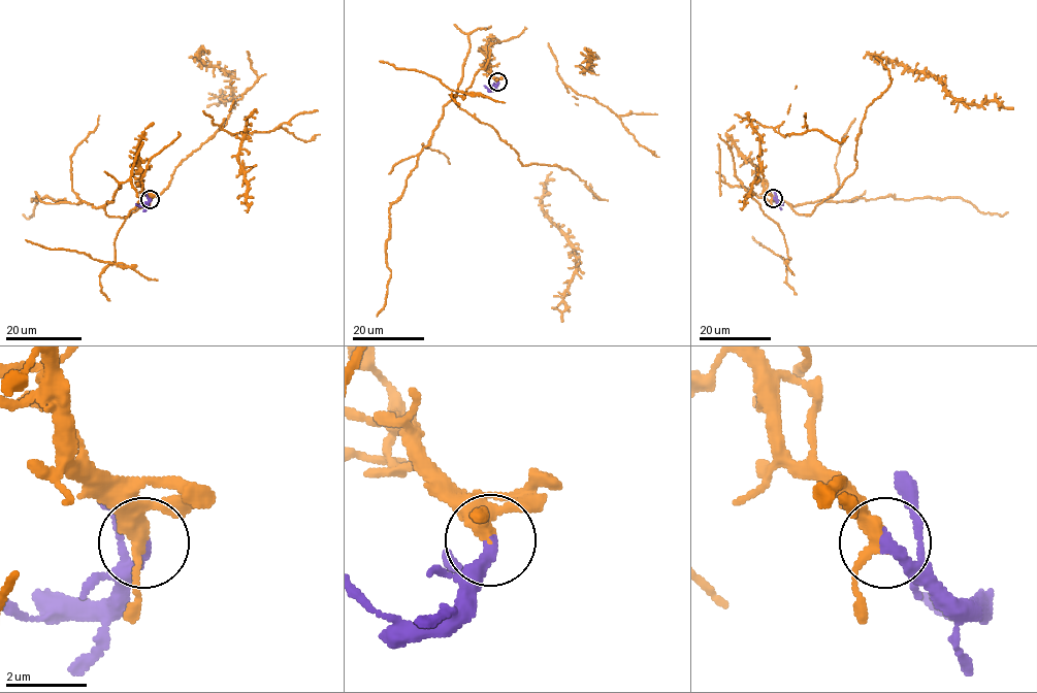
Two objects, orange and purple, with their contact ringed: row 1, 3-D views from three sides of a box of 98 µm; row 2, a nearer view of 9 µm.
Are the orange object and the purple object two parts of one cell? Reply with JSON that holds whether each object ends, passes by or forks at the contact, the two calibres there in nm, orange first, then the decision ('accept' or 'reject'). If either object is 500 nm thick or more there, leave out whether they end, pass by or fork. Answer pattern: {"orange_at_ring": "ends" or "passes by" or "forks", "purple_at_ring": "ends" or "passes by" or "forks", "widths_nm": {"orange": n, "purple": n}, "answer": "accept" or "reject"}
{"orange_at_ring": "passes by", "purple_at_ring": "ends", "widths_nm": {"orange": 320, "purple": 320}, "answer": "accept"}

